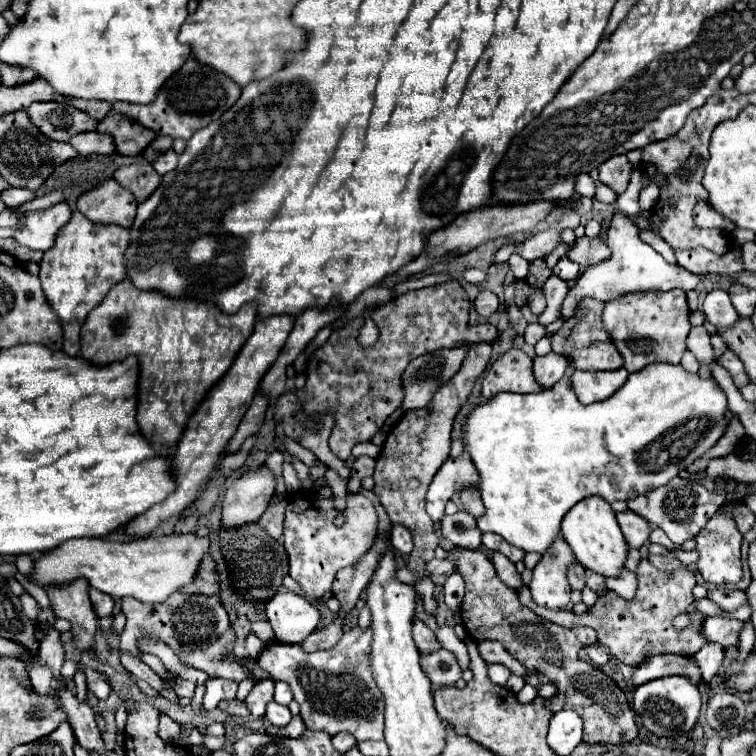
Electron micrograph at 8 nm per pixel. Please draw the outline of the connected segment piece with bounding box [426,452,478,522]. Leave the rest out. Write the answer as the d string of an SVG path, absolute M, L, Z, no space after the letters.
M462 452L458 458L448 458L440 466L426 496L426 512L432 522L438 522L444 516L446 502L470 482L470 476L478 474L476 466L472 466L472 458L468 458L466 452Z

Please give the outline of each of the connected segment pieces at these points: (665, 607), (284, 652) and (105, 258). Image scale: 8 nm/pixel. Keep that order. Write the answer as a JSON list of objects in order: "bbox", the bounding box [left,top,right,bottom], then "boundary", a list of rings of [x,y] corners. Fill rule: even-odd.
[{"bbox":[518,558,706,666],"boundary":[[[644,558],[638,566],[638,592],[632,600],[622,600],[614,592],[606,592],[584,614],[574,614],[574,612],[566,612],[566,610],[546,610],[546,608],[538,606],[532,600],[527,586],[522,586],[518,590],[518,598],[524,606],[536,612],[542,619],[550,620],[554,624],[560,624],[566,628],[576,628],[576,626],[594,628],[598,634],[598,644],[606,646],[606,650],[612,658],[616,658],[624,664],[638,666],[644,660],[648,660],[656,654],[664,654],[664,652],[692,656],[700,650],[702,644],[706,644],[704,636],[700,634],[704,614],[700,614],[694,608],[694,594],[692,594],[694,586],[696,586],[696,578],[694,578],[694,572],[690,568],[678,568],[678,570],[668,574],[668,572],[654,568]],[[682,612],[692,614],[694,624],[682,632],[676,632],[672,626],[672,620]]]},{"bbox":[258,626,384,742],"boundary":[[[354,626],[330,650],[306,654],[298,644],[270,642],[264,646],[258,664],[274,680],[292,686],[294,700],[300,704],[300,716],[308,730],[324,730],[330,736],[350,732],[358,742],[384,740],[384,700],[368,670],[368,650],[372,648],[372,630]]]},{"bbox":[40,212,128,356],"boundary":[[[74,212],[70,222],[60,230],[56,244],[44,252],[40,260],[40,282],[44,296],[64,330],[64,352],[76,356],[80,352],[80,328],[90,310],[94,310],[108,290],[126,278],[124,250],[128,248],[128,228],[96,226],[80,212]]]}]

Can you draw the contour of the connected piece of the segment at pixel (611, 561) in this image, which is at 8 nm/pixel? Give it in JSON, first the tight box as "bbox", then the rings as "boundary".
{"bbox":[562,496,628,578],"boundary":[[[592,496],[592,498],[578,502],[562,520],[562,536],[572,548],[576,560],[586,570],[592,570],[602,576],[612,576],[612,578],[620,576],[620,570],[624,568],[624,562],[628,556],[628,544],[616,522],[614,510],[604,498]]]}

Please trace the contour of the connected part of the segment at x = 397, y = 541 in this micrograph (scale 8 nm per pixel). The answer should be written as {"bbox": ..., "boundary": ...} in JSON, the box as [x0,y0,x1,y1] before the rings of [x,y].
{"bbox":[390,524,414,554],"boundary":[[[398,524],[392,528],[390,542],[392,542],[392,546],[394,546],[398,552],[402,552],[402,554],[412,552],[412,546],[414,546],[414,542],[412,542],[412,534],[408,532],[408,528],[398,526]]]}

